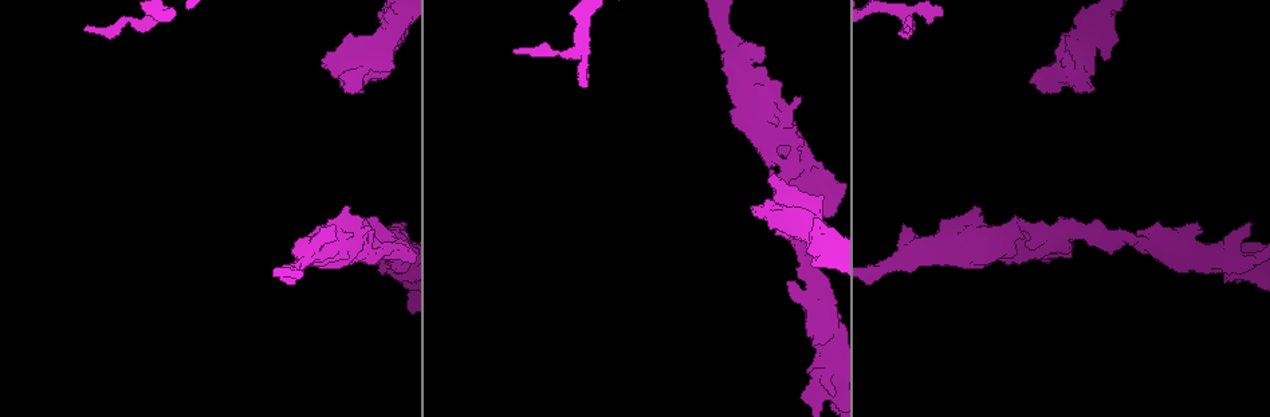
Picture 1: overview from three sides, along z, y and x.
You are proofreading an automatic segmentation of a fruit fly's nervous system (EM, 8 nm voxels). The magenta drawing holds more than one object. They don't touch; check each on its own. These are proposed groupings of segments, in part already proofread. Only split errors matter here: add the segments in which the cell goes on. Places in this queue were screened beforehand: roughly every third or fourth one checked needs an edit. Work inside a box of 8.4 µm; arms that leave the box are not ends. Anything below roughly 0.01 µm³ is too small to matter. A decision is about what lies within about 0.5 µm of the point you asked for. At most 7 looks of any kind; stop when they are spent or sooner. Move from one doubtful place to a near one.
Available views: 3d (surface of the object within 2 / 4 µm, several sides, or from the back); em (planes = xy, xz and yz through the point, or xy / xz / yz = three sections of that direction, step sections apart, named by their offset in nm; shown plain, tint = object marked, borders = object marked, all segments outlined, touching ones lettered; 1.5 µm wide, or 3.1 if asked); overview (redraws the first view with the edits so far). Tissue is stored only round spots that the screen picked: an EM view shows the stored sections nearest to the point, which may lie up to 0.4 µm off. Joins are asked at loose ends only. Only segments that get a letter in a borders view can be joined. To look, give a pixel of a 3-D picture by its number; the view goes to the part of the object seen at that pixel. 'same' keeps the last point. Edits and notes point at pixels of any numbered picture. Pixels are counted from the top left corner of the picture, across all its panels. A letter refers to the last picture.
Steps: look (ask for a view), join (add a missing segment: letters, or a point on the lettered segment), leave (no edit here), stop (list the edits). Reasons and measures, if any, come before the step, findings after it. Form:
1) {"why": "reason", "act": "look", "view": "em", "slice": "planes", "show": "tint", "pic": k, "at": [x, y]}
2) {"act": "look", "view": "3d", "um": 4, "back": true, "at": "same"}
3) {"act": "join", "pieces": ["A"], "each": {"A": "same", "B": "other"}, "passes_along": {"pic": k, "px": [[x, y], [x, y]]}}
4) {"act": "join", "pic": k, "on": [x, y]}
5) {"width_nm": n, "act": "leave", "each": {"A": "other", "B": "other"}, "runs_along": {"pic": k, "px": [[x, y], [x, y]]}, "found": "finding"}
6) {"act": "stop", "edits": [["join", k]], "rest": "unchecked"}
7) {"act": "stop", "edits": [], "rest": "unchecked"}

{"why": "branch stops here", "act": "look", "view": "em", "slice": "planes", "show": "borders", "pic": 1, "at": [514, 50]}

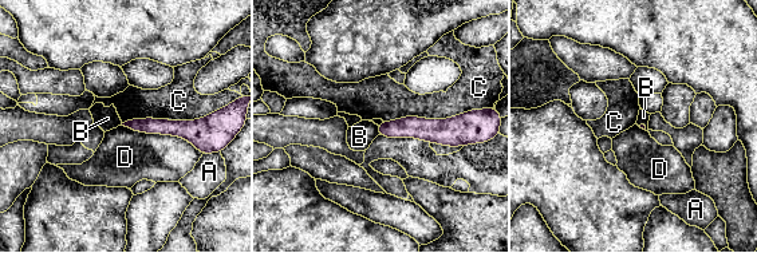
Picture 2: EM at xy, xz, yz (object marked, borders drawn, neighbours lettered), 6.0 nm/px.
{"act": "leave", "each": {"A": "other", "B": "other", "C": "other", "D": "other"}, "border": {"pic": 2, "px": [[121, 125], [182, 137], [202, 153]]}, "found": "none of them fits"}

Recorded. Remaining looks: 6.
{"why": "thick end", "act": "look", "view": "3d", "um": 4, "pic": 1, "at": [763, 50]}

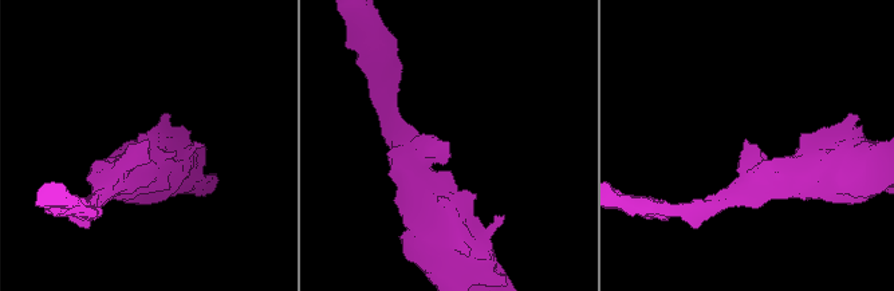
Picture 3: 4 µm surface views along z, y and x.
{"why": "need the tissue", "act": "look", "view": "em", "slice": "yz", "step": 8, "show": "tint", "pic": 3, "at": [748, 142]}

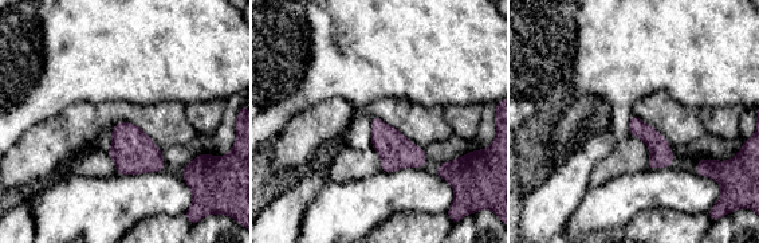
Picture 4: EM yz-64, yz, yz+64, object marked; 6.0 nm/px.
{"why": "another direction", "act": "look", "view": "em", "slice": "planes", "show": "borders", "at": "same"}

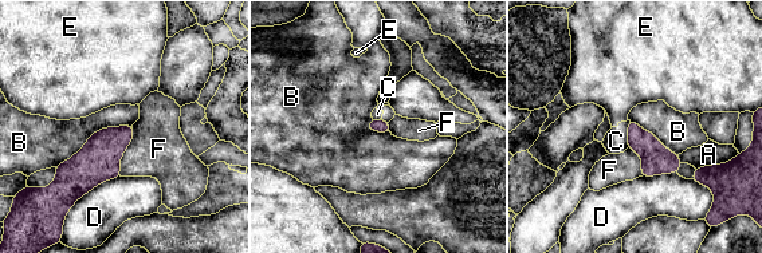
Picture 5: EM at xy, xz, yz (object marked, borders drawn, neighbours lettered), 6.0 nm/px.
{"longest_contact_nm": ["B", 550], "act": "leave", "each": {"A": "other", "B": "other", "C": "other", "D": "other", "E": "other", "F": "other"}, "found": "no lettered segment goes on from it"}

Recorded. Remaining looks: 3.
{"why": "branch stops here", "act": "look", "view": "em", "slice": "planes", "show": "borders", "pic": 1, "at": [755, 212]}

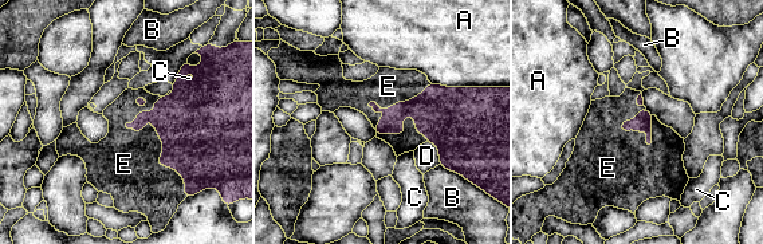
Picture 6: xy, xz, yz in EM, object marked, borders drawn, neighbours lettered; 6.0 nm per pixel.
{"act": "join", "pieces": ["E"], "each": {"A": "other", "B": "other", "C": "other", "D": "other", "E": "same"}, "passes_along": {"pic": 6, "px": [[195, 124], [153, 125], [130, 160]]}, "found": "the cell continues"}

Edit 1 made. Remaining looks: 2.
{"act": "stop", "edits": [["join", 6]], "rest": "unchecked"}

